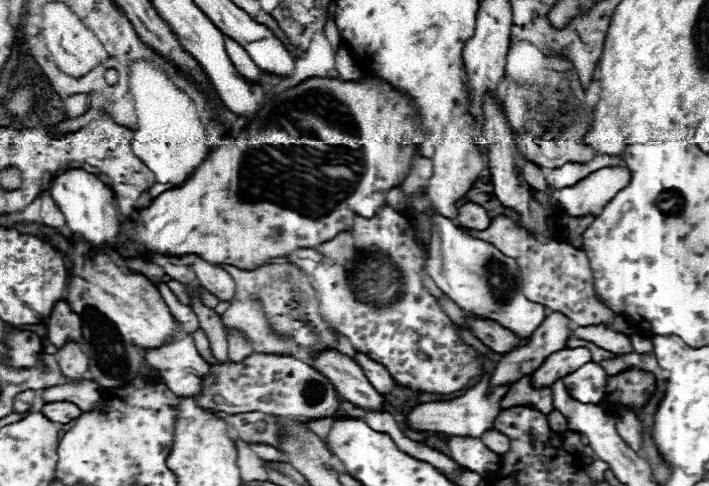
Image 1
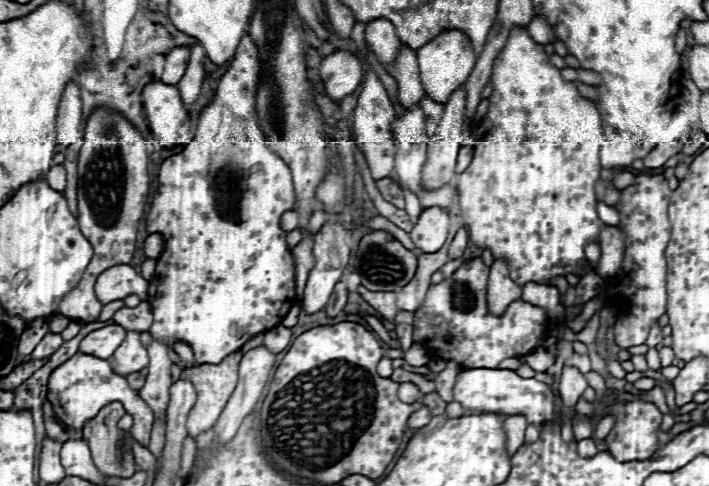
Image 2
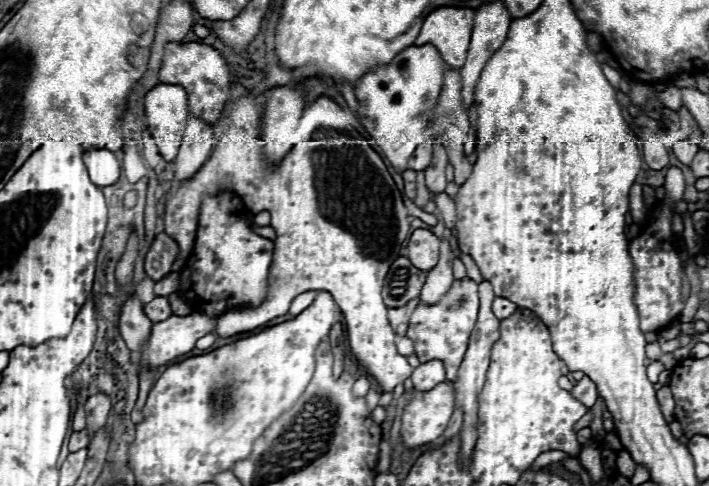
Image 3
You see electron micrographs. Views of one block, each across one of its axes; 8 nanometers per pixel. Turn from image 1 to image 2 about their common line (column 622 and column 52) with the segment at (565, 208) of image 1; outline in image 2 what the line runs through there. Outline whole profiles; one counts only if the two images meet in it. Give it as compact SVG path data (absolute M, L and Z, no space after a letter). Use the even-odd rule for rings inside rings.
M62 164L60 166L52 166L50 172L46 174L46 182L50 184L50 188L62 192L66 188L66 170L64 170L64 166Z

